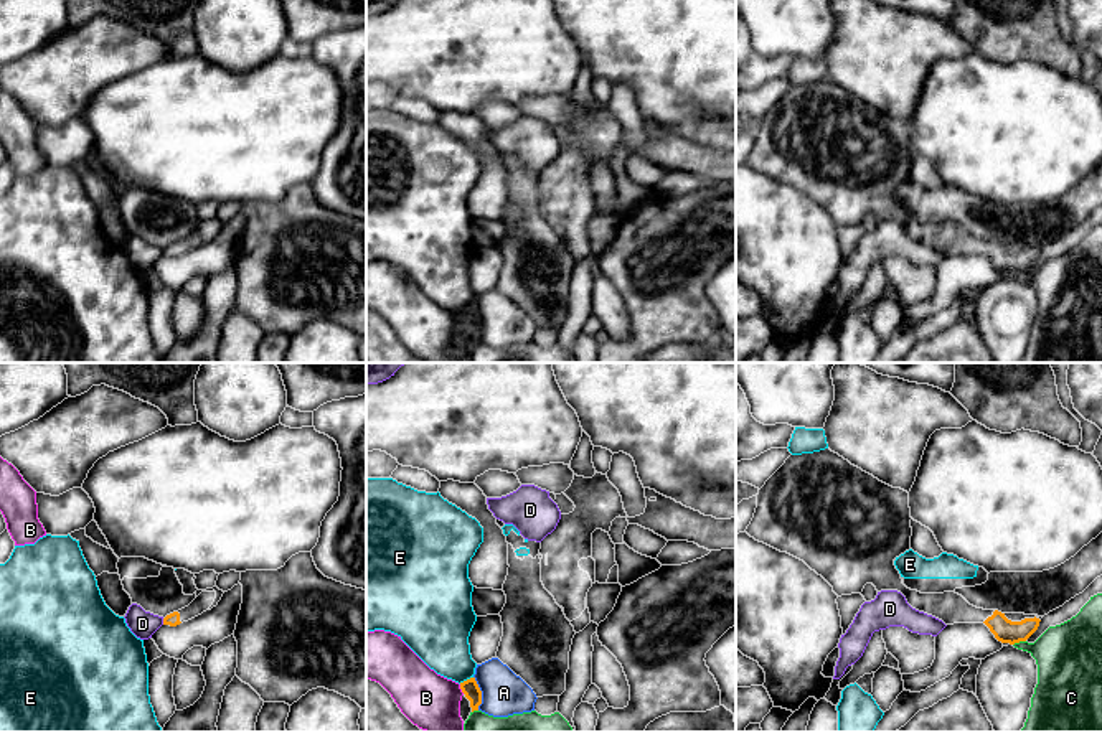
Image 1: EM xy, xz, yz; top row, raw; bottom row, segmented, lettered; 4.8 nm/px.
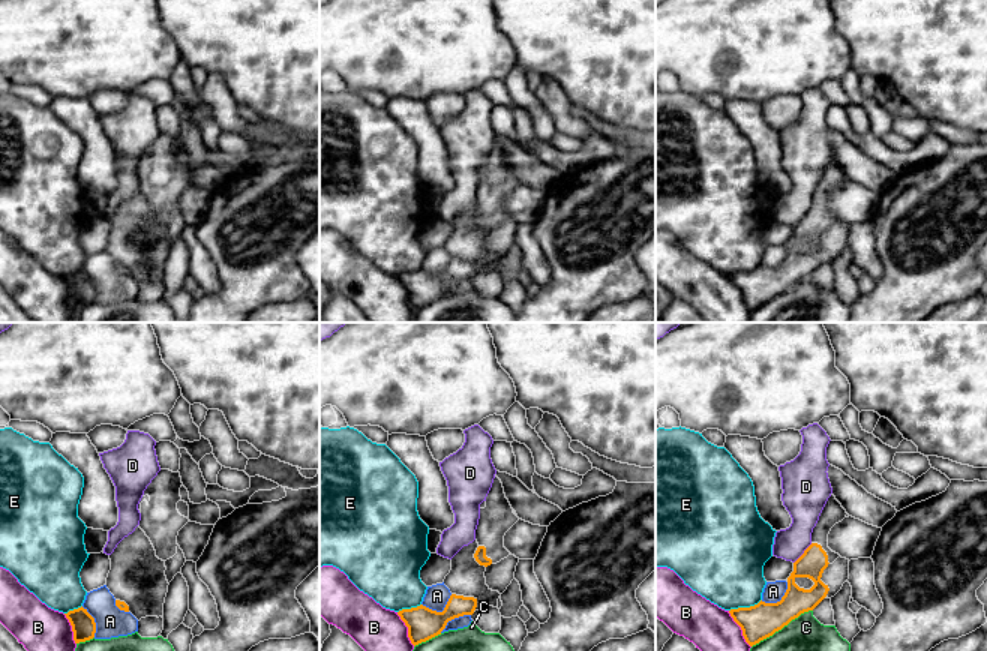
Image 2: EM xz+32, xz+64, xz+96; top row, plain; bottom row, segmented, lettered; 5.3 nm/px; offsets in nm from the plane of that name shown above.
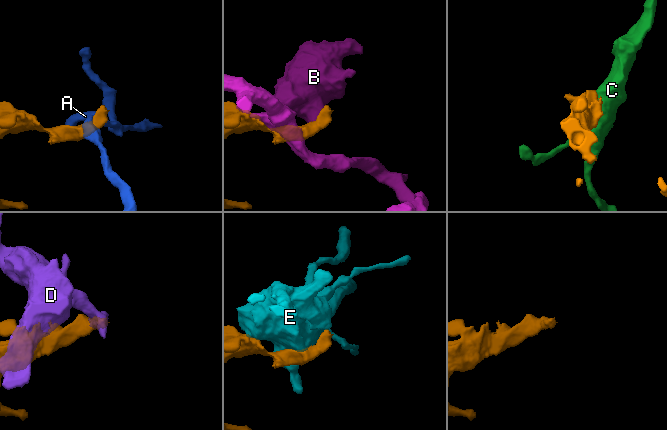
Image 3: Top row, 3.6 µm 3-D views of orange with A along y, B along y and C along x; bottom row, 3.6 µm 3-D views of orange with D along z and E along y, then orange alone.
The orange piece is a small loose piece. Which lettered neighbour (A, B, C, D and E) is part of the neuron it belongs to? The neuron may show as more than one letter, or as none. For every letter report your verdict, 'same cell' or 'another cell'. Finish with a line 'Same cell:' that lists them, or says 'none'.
A: another cell
B: another cell
C: another cell
D: another cell
E: another cell
Same cell: none

